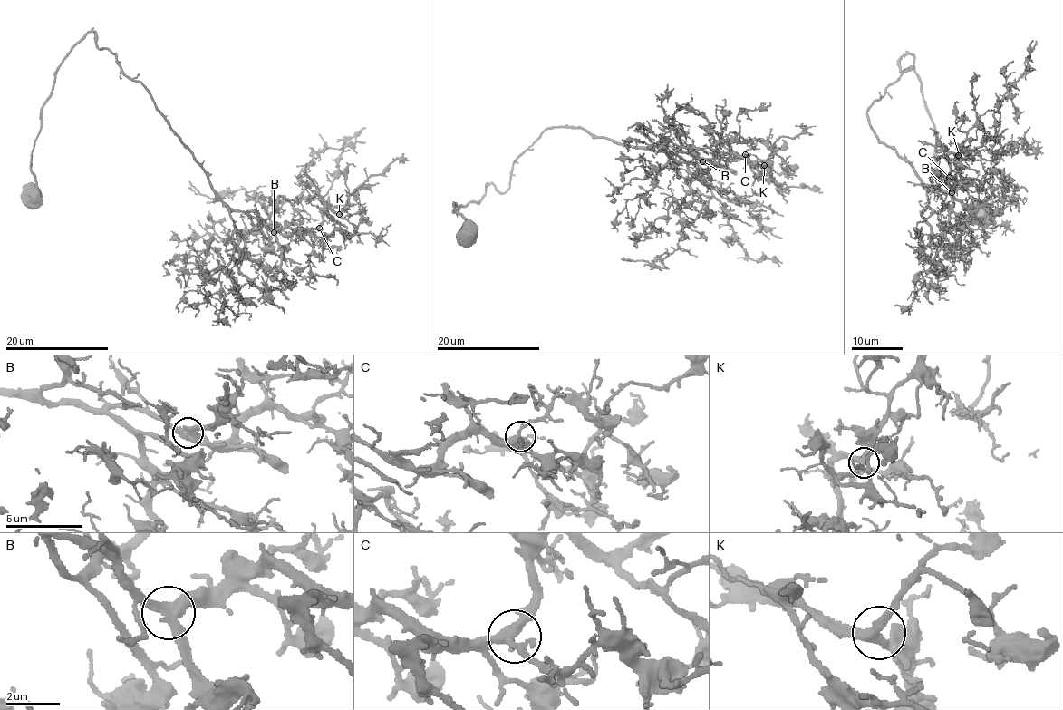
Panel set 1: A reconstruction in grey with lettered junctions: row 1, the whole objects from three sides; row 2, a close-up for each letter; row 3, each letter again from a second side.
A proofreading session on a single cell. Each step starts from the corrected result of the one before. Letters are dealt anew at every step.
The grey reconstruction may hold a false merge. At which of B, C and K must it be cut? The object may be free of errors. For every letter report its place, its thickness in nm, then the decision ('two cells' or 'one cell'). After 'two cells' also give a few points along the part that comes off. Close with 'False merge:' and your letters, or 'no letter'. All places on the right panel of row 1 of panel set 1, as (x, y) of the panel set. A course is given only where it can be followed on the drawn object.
B: at (951, 192); 360 nm thick; one cell
C: at (949, 177); 340 nm thick; one cell
K: at (958, 155); 320 nm thick; one cell
False merge: no letter

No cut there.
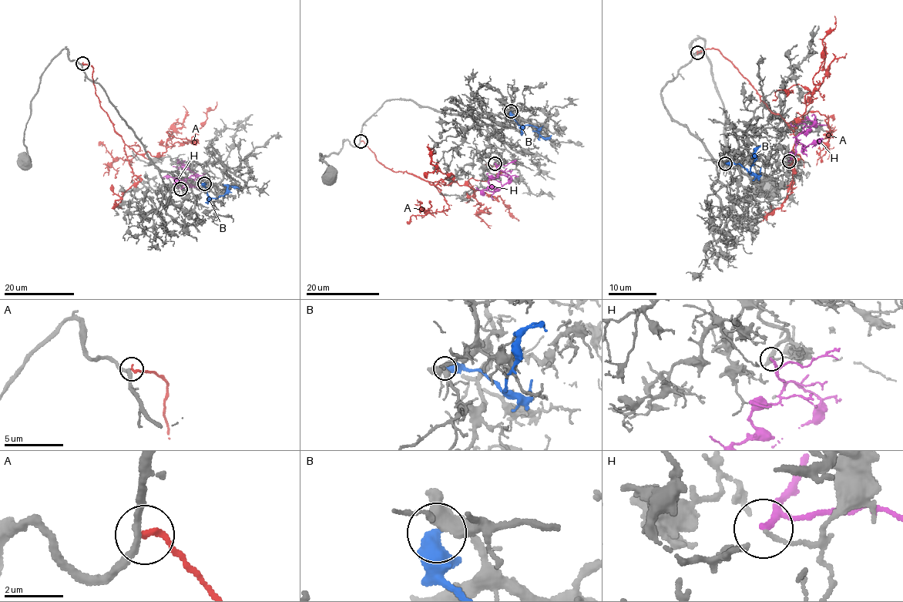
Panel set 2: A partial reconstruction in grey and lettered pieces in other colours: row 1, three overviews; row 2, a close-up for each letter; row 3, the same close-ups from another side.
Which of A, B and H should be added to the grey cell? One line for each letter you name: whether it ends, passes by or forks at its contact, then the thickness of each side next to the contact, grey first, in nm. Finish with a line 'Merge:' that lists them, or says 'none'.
Merge: none

